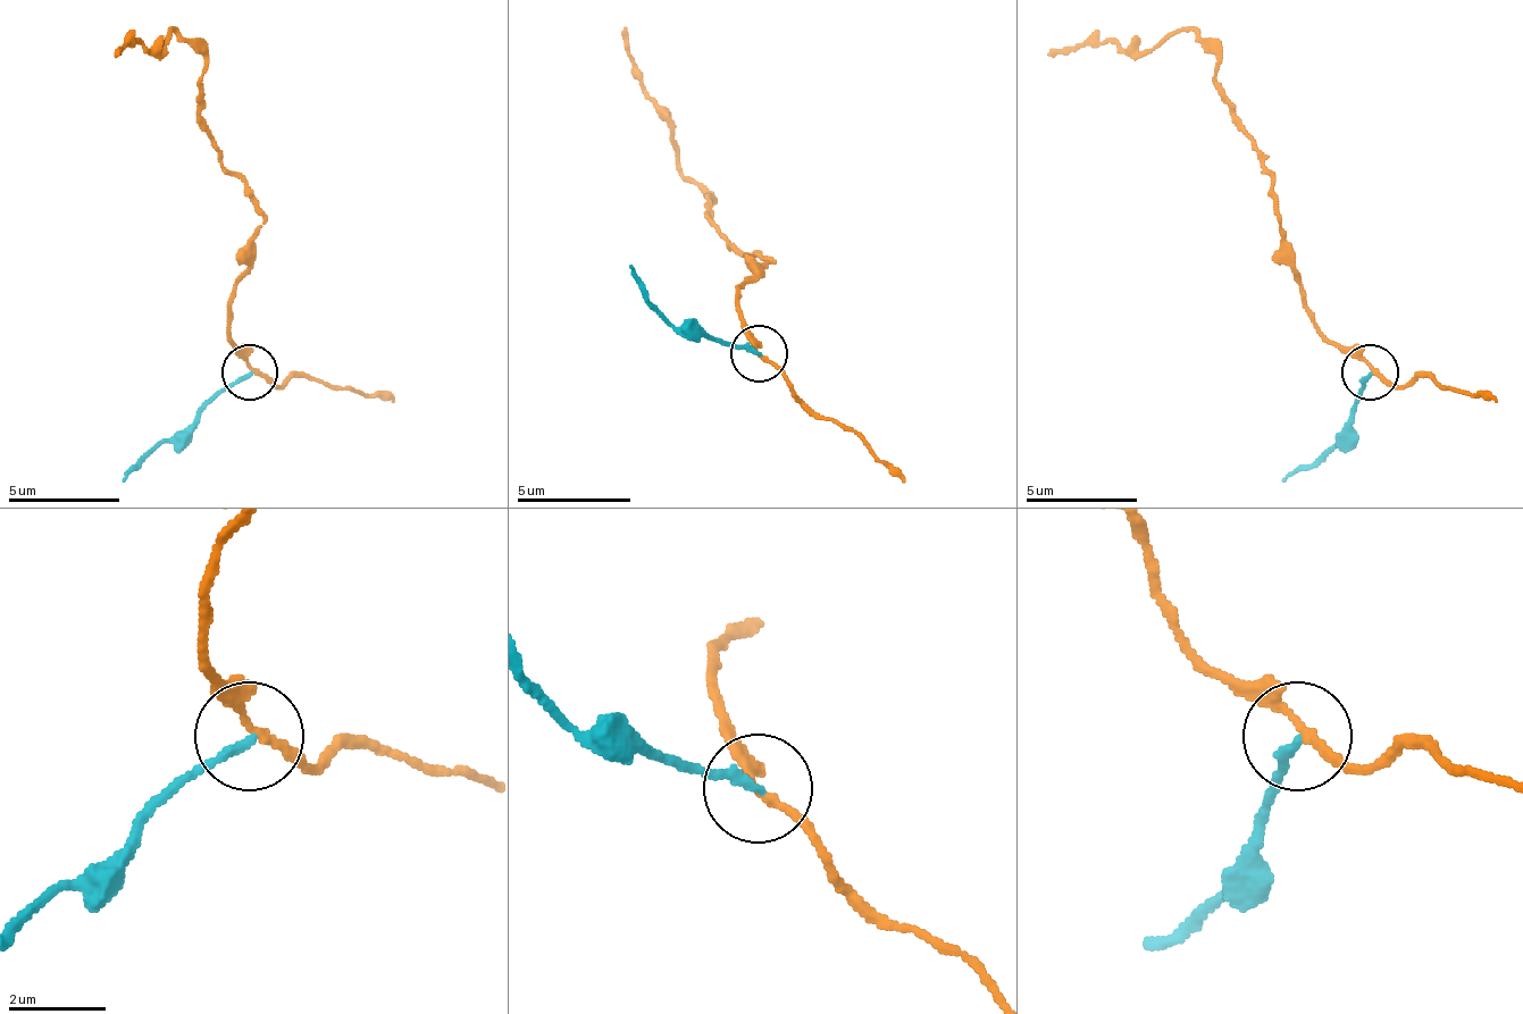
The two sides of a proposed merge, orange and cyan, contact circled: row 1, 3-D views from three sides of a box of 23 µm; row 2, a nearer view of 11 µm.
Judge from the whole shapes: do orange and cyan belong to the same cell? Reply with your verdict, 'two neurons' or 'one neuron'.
two neurons

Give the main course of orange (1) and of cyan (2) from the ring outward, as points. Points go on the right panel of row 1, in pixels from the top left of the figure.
1: (1369, 368), (1318, 328), (1273, 177), (1216, 59), (1189, 31), (1048, 53)
2: (1369, 373), (1346, 435), (1285, 479)

